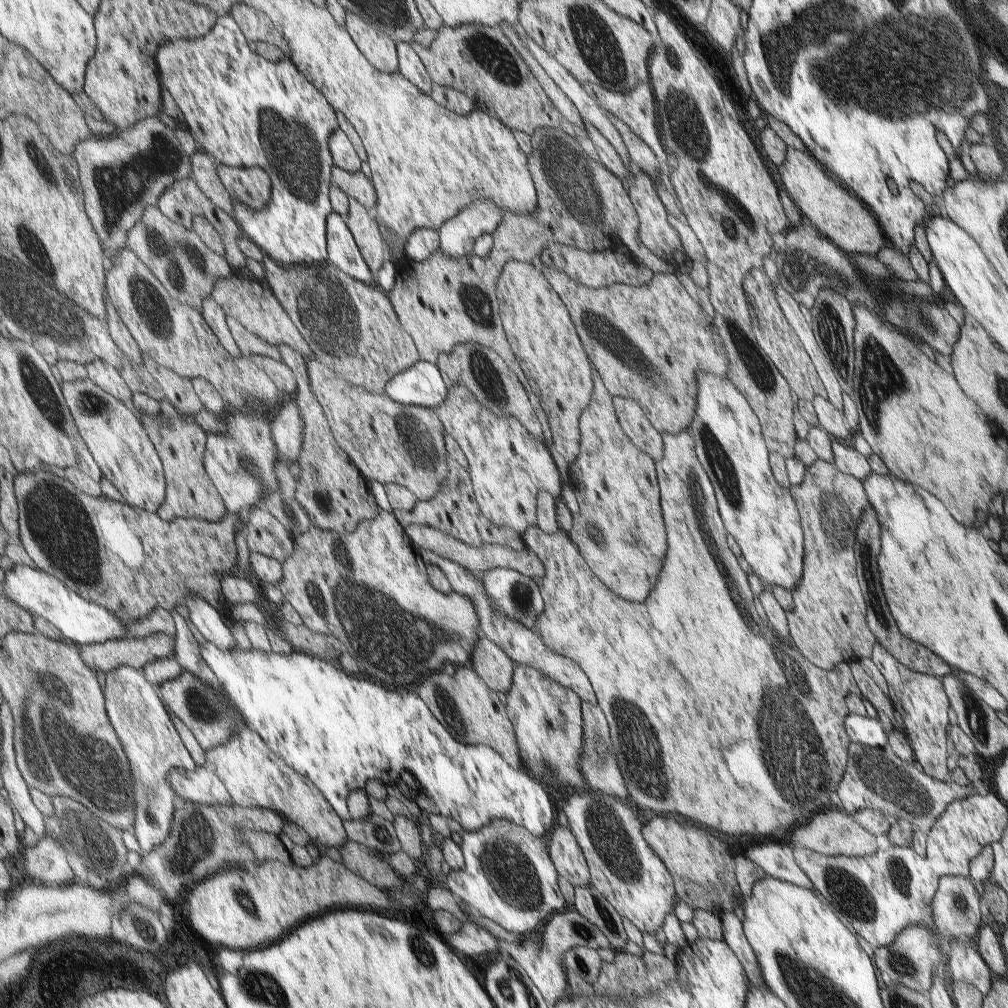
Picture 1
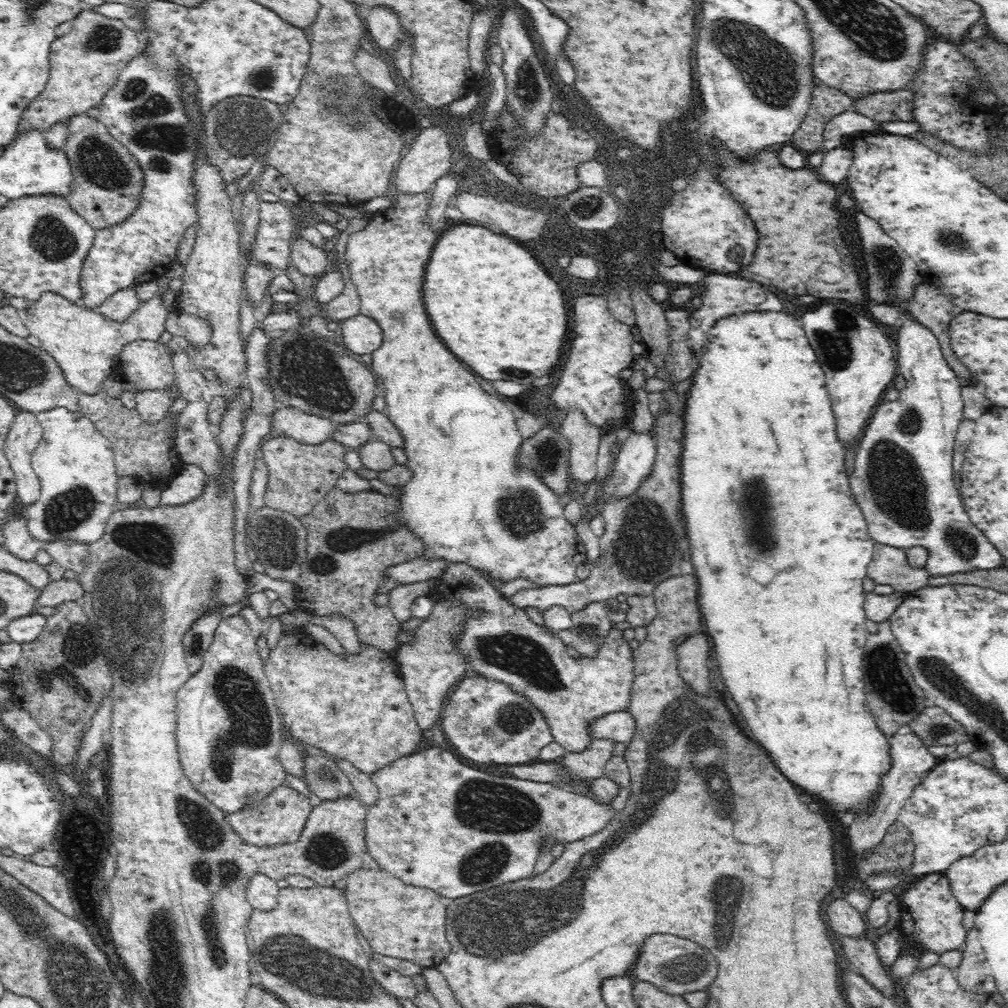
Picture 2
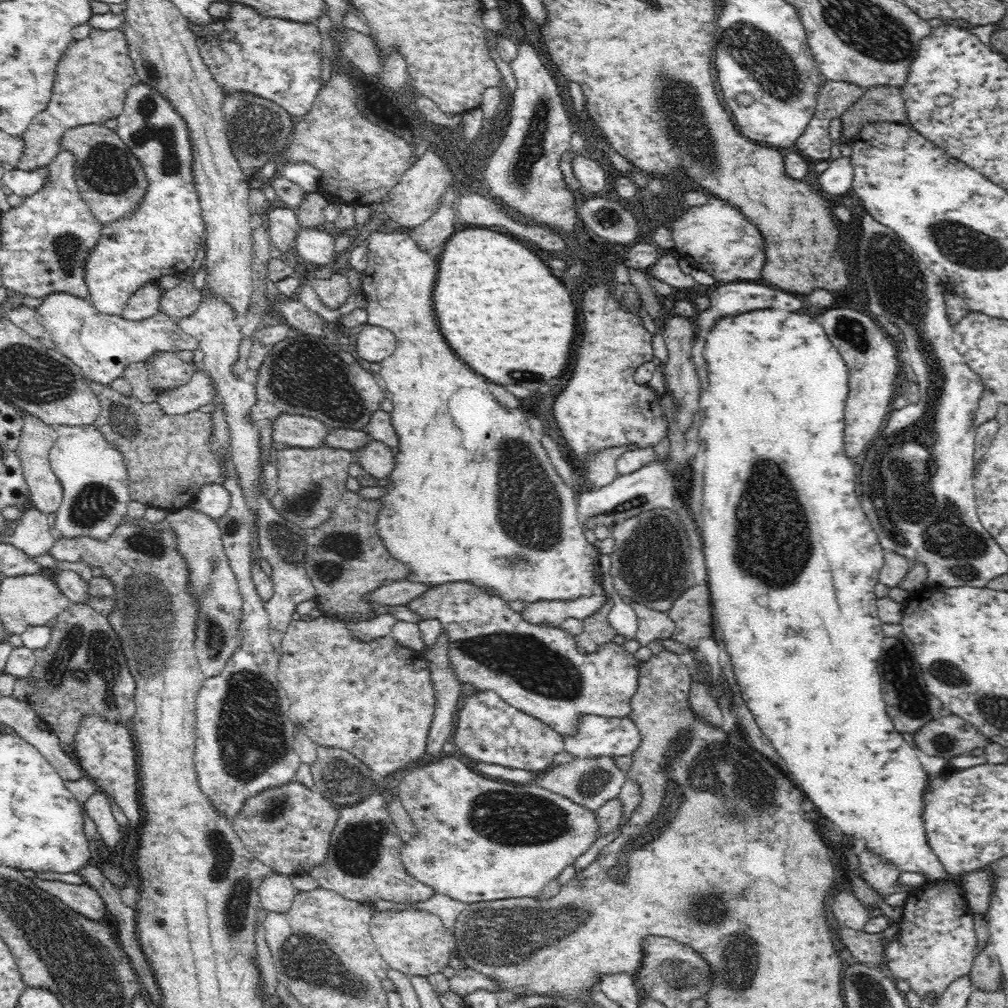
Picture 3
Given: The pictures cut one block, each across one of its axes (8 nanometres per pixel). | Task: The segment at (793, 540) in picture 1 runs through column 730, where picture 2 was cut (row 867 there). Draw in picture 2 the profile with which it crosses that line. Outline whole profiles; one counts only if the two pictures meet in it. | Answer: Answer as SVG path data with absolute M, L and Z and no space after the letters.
M440 745L423 748L422 750L405 757L398 757L385 768L380 768L376 773L371 774L371 779L379 788L379 799L377 803L366 808L366 820L364 820L366 851L373 856L375 862L396 878L406 884L415 887L428 888L442 895L447 900L454 900L458 897L470 898L477 892L485 892L488 889L498 890L502 885L514 881L534 876L534 868L538 858L542 854L542 847L545 844L567 843L568 841L578 841L583 836L590 836L590 833L598 832L604 828L614 818L614 810L610 805L596 800L590 795L580 794L568 788L552 786L540 781L522 780L516 778L498 778L498 774L486 774L486 770L474 770L462 764L452 752L442 749Z

